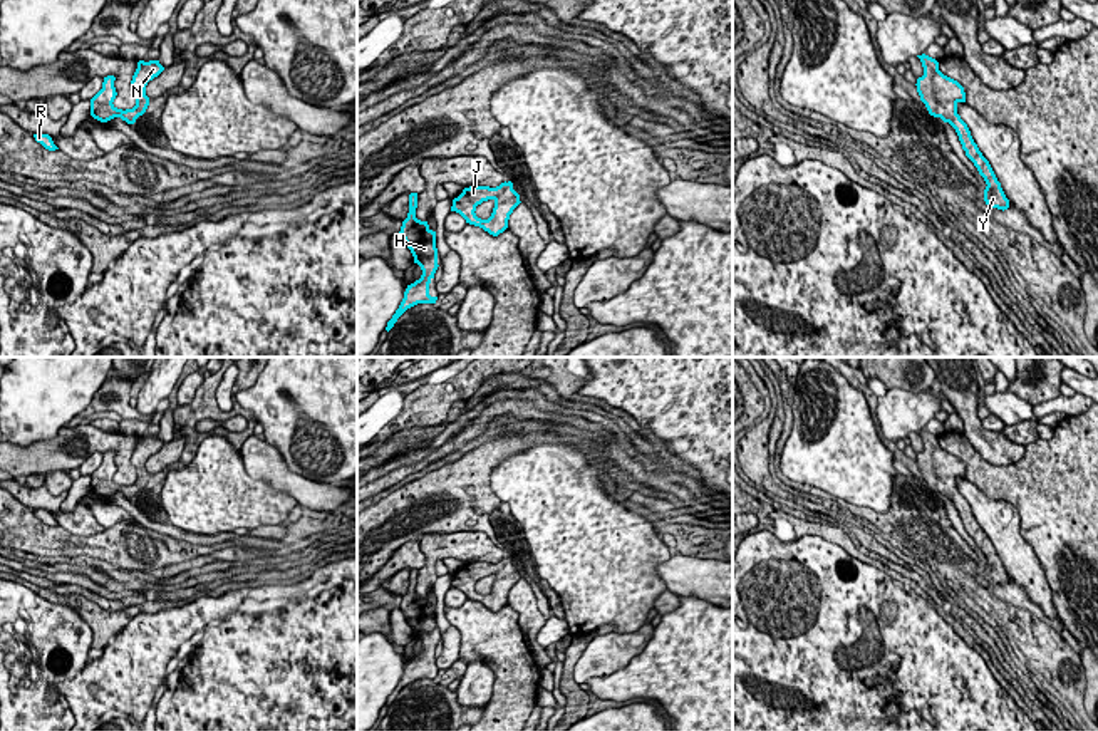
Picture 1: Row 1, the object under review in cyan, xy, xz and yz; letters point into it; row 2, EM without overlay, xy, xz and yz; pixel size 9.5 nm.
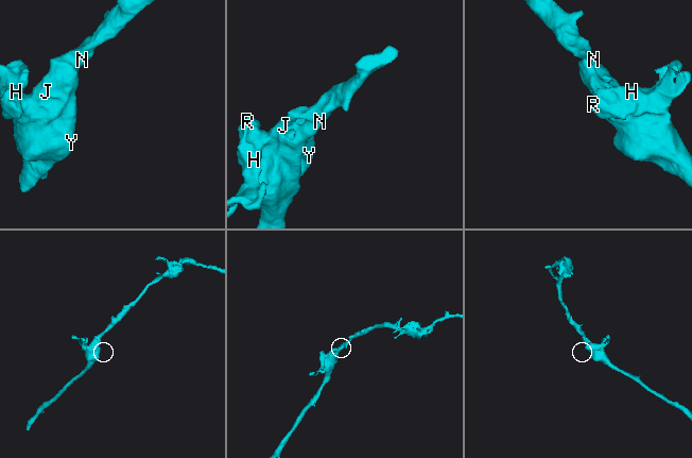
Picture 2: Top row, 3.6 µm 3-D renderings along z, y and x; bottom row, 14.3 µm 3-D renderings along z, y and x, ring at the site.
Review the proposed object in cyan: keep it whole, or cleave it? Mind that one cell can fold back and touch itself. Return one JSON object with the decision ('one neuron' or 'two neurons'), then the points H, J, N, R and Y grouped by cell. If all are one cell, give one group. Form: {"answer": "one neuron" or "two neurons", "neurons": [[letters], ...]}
{"answer": "one neuron", "neurons": [["H", "J", "N", "R", "Y"]]}

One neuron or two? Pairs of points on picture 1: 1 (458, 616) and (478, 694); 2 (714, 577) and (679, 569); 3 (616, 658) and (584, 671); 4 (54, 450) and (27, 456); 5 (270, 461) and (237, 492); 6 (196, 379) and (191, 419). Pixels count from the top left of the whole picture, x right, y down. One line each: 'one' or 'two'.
1: two
2: one
3: one
4: one
5: two
6: two

